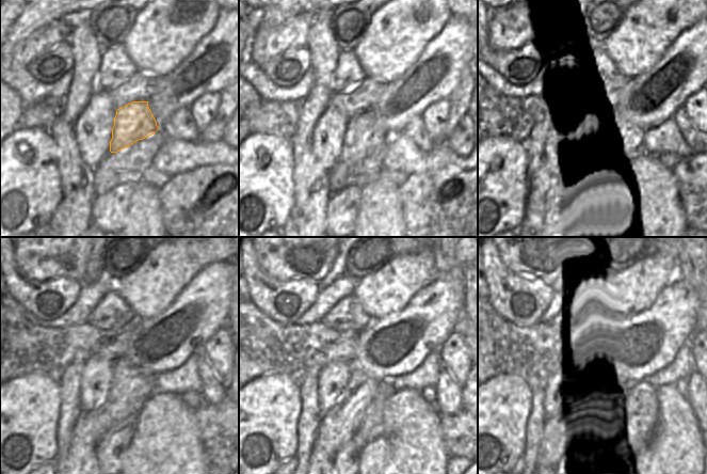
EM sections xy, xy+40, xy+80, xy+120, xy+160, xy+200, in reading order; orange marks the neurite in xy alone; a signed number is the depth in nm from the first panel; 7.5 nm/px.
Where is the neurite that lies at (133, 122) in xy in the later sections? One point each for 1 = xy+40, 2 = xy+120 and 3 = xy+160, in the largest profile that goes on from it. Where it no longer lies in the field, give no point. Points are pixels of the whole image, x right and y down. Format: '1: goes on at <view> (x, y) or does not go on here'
1: goes on at xy+40 (366, 131)
2: goes on at xy+120 (130, 388)
3: goes on at xy+160 (344, 420)

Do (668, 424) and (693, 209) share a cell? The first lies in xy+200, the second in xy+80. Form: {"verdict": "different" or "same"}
{"verdict": "different"}

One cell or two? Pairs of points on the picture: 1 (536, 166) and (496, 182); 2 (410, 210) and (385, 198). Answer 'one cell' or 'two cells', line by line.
1: two cells
2: two cells

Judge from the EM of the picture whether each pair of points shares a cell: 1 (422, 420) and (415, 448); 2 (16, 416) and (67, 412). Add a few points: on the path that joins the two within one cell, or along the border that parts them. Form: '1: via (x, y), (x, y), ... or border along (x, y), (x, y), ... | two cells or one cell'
1: via (415, 427), (415, 441) | one cell
2: border along (60, 388), (59, 426), (55, 438) | two cells

